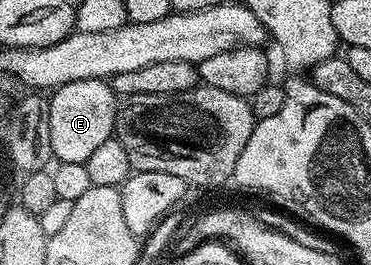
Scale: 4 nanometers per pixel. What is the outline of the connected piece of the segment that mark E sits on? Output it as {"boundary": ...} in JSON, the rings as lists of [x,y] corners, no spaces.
{"boundary":[[[106,80],[68,82],[53,89],[49,101],[49,137],[52,138],[55,161],[85,164],[97,148],[114,136],[120,104]]]}

